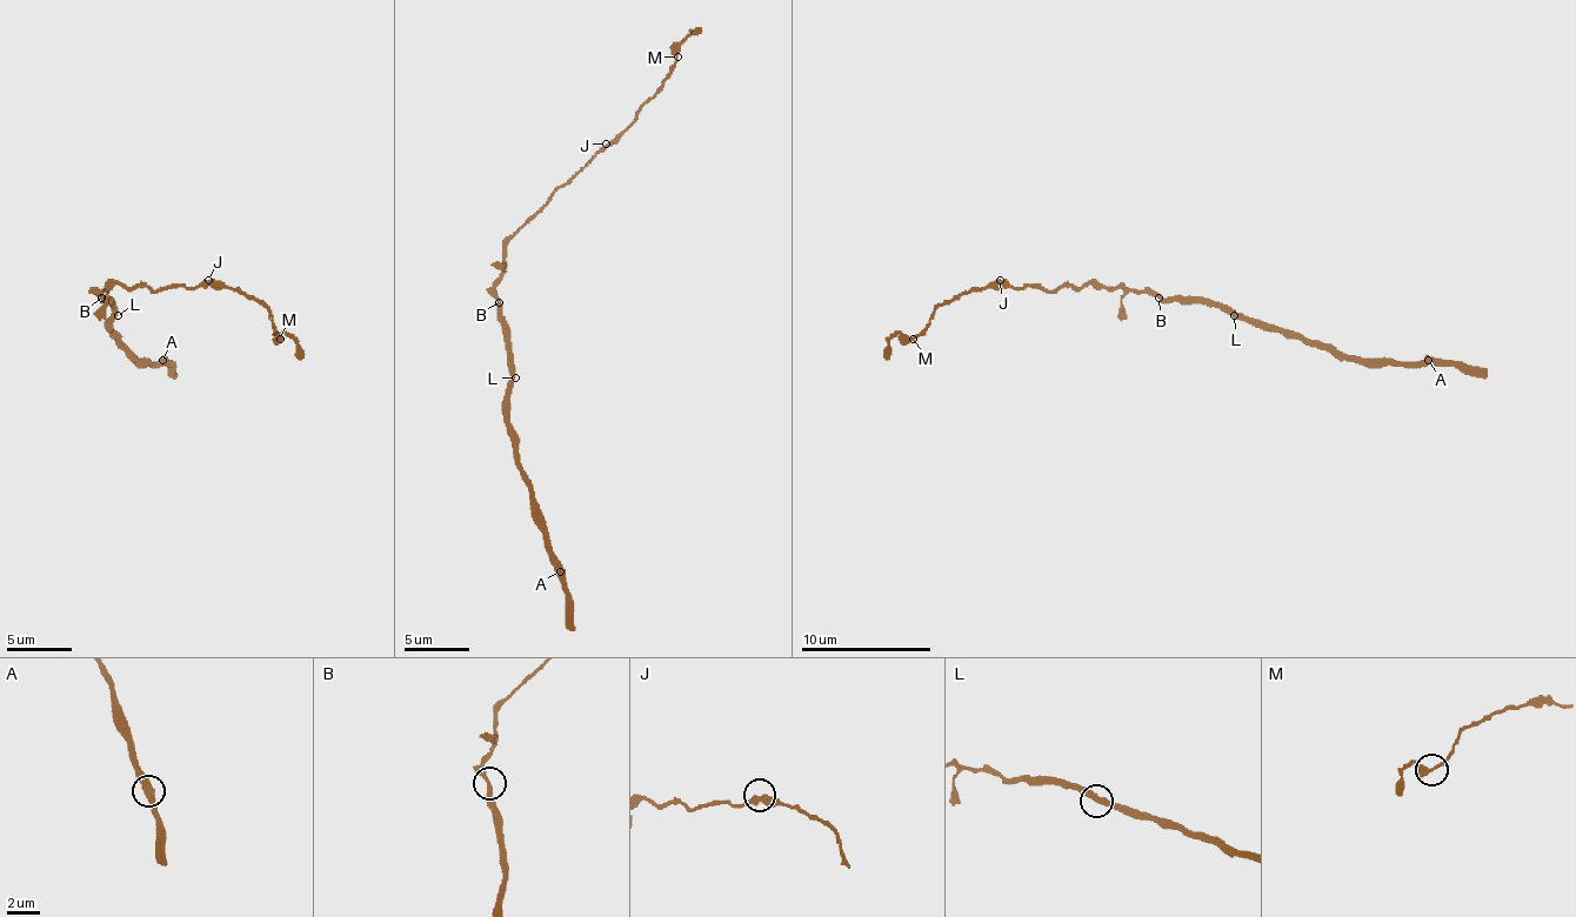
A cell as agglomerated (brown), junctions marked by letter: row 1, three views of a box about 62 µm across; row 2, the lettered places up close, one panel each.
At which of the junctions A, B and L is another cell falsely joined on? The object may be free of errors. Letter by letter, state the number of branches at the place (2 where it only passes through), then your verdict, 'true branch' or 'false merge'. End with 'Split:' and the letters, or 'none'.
A: 2 branches meet; true branch
B: 2 branches meet; false merge
L: 2 branches meet; true branch
Split: B

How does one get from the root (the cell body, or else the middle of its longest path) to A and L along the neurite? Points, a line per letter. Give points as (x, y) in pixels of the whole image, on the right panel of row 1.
A: (1149, 293), (1166, 300), (1227, 306), (1250, 319), (1289, 329), (1311, 342), (1331, 345), (1357, 357), (1429, 361)
L: (1149, 293), (1166, 300), (1224, 306), (1234, 315)

